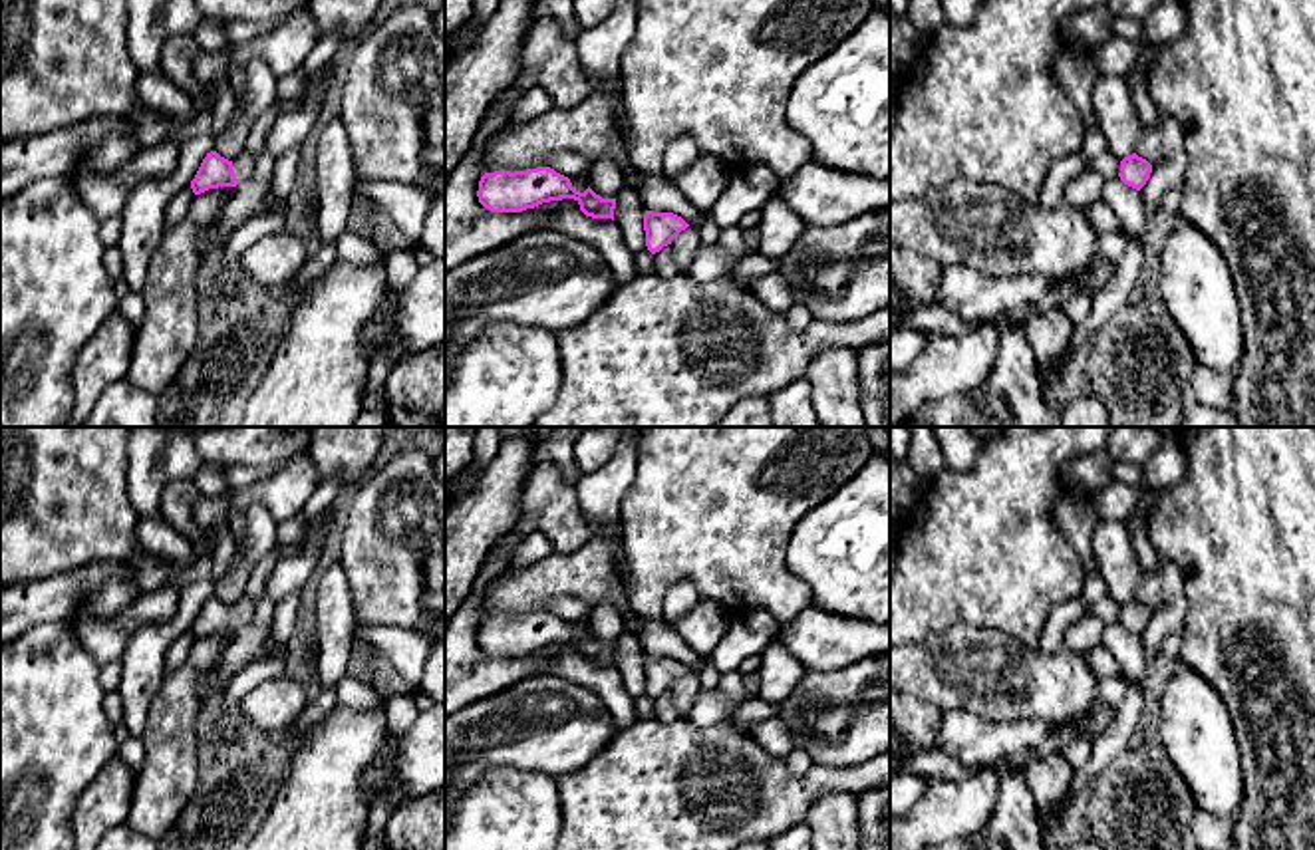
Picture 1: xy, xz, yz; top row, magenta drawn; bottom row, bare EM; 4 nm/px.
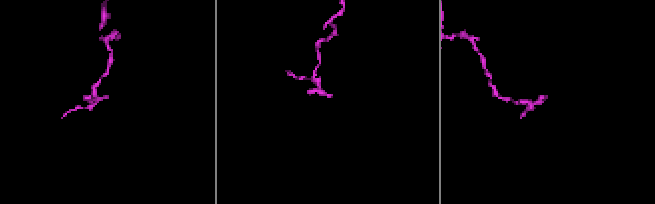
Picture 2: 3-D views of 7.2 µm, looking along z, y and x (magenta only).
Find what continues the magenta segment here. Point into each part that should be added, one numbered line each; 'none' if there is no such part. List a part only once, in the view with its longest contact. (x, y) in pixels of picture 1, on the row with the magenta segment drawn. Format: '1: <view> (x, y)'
1: xy (243, 165)

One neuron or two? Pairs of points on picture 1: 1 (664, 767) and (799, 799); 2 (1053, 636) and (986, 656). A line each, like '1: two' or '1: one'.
1: one
2: two

